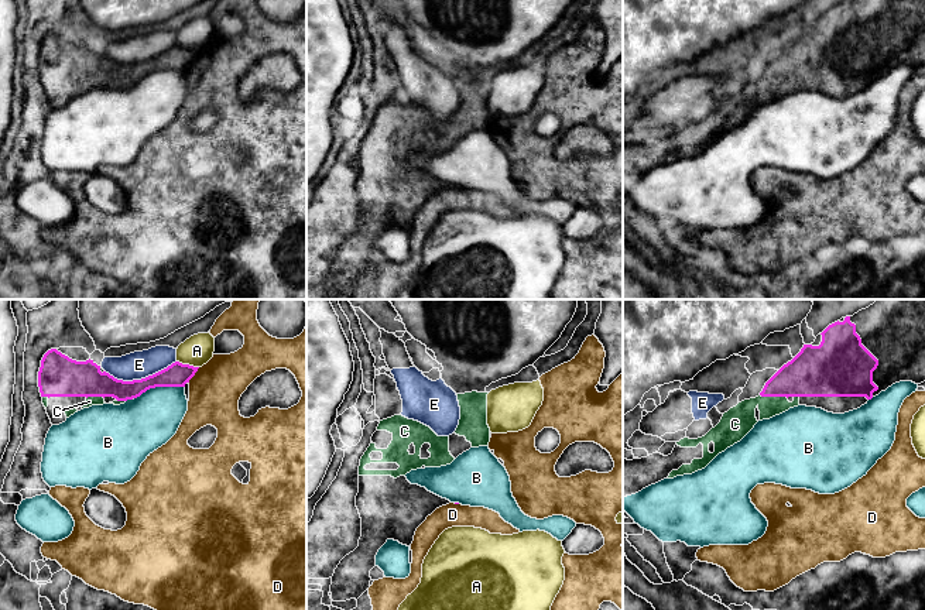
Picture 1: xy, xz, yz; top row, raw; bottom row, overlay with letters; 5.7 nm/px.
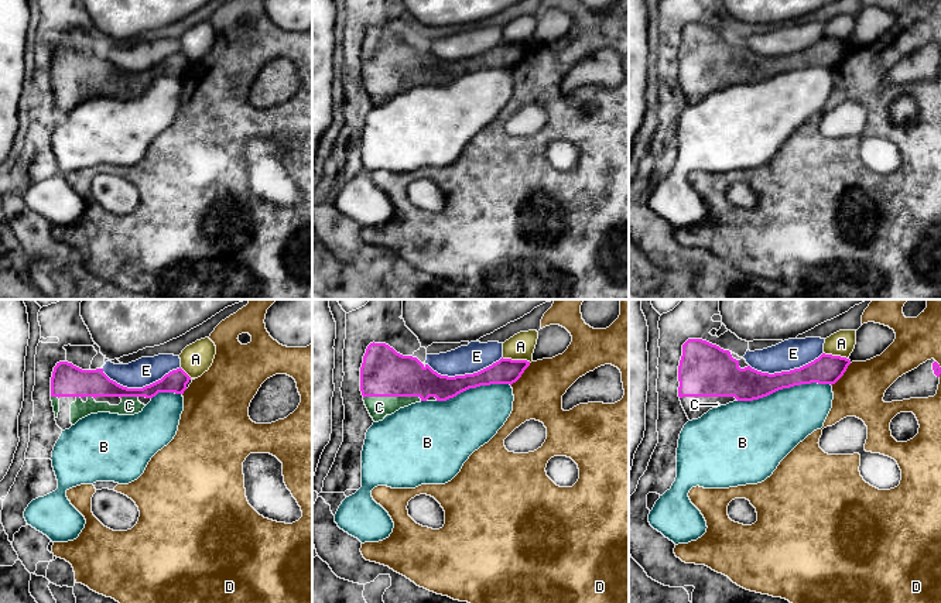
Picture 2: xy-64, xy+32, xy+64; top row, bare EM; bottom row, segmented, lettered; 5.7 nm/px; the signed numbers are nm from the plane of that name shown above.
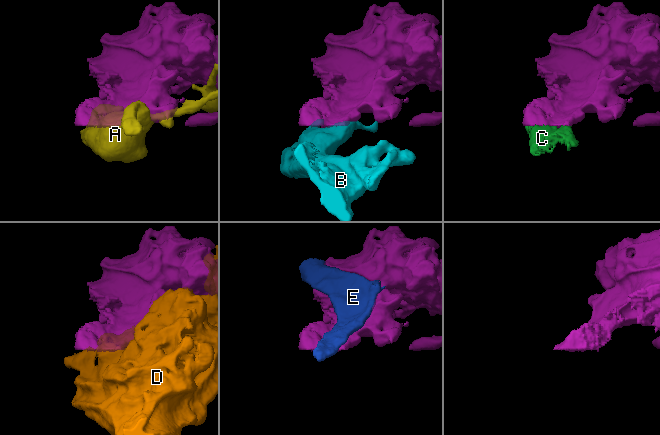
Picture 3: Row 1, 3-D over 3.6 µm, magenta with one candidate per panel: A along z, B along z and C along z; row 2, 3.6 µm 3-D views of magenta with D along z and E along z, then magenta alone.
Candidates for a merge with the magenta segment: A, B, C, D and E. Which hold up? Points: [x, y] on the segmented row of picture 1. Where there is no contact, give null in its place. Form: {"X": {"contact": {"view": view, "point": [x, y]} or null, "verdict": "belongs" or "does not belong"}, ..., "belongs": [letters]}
{"A": {"contact": {"view": "xy", "point": [188, 365]}, "verdict": "does not belong"}, "B": {"contact": {"view": "xy", "point": [158, 386]}, "verdict": "does not belong"}, "C": {"contact": {"view": "yz", "point": [774, 396]}, "verdict": "belongs"}, "D": {"contact": {"view": "xy", "point": [194, 374]}, "verdict": "does not belong"}, "E": {"contact": {"view": "xy", "point": [141, 379]}, "verdict": "does not belong"}, "belongs": ["C"]}

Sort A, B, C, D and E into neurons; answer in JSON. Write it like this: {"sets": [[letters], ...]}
{"sets": [["A"], ["B", "E"], ["C"], ["D"]]}

